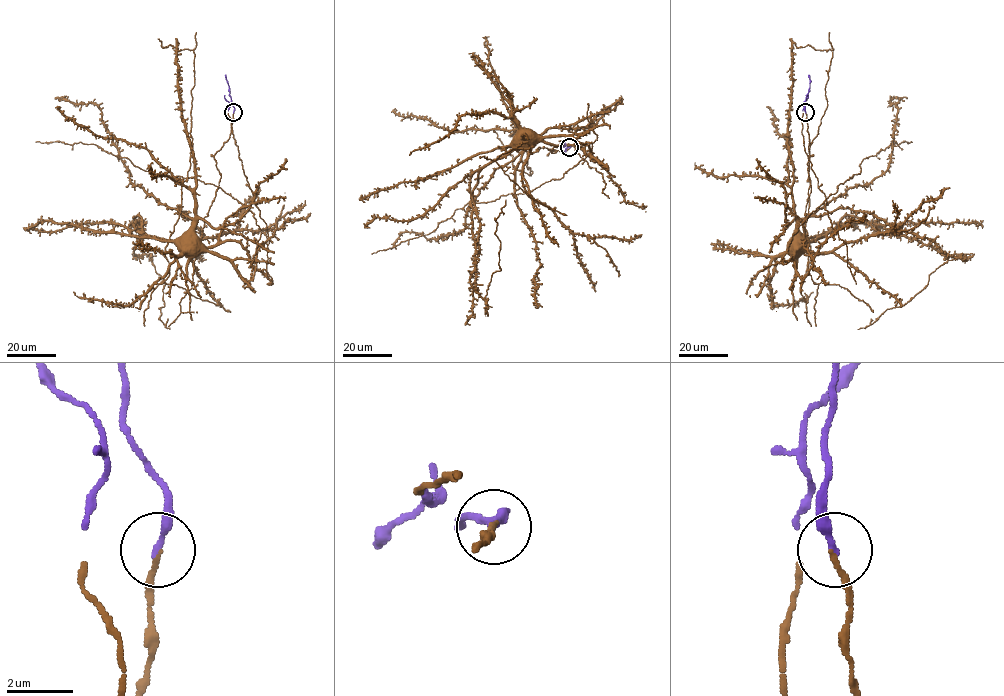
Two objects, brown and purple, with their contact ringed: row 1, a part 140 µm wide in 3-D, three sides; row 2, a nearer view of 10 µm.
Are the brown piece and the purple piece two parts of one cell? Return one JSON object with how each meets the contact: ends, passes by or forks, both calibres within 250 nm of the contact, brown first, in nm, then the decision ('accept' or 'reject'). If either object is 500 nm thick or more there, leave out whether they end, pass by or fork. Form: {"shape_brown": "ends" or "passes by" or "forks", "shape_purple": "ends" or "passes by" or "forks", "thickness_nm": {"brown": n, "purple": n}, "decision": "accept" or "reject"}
{"shape_brown": "ends", "shape_purple": "ends", "thickness_nm": {"brown": 160, "purple": 240}, "decision": "accept"}

